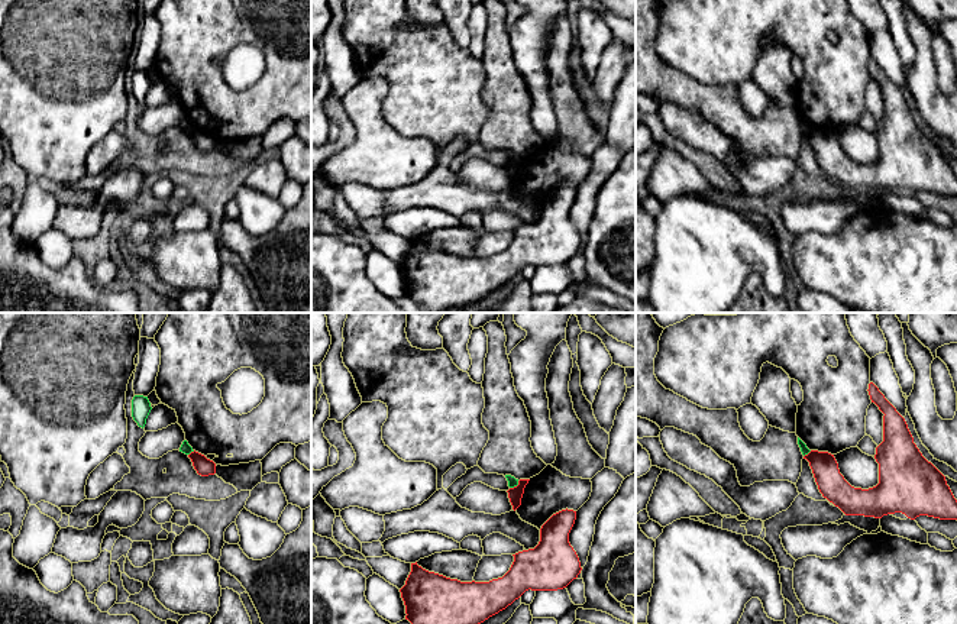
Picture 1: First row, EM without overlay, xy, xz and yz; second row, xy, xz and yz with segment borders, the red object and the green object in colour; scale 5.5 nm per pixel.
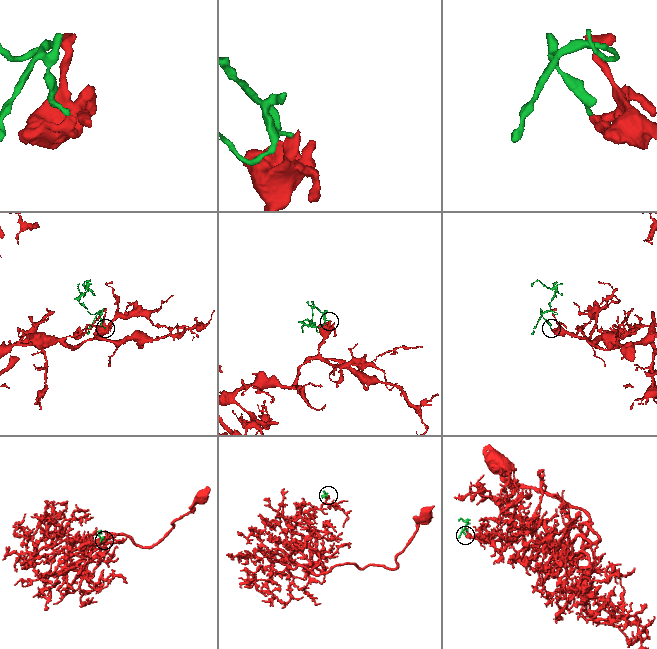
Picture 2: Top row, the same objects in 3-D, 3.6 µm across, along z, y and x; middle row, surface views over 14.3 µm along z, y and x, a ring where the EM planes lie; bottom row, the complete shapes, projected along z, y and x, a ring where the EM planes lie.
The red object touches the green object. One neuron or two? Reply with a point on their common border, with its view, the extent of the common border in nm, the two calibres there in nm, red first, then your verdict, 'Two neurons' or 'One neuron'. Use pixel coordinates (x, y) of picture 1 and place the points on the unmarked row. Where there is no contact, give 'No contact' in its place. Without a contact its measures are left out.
Touches red at xy (191, 128). Shared border 50 nm. Thickness 100 nm (red) against 60 nm. Two neurons

